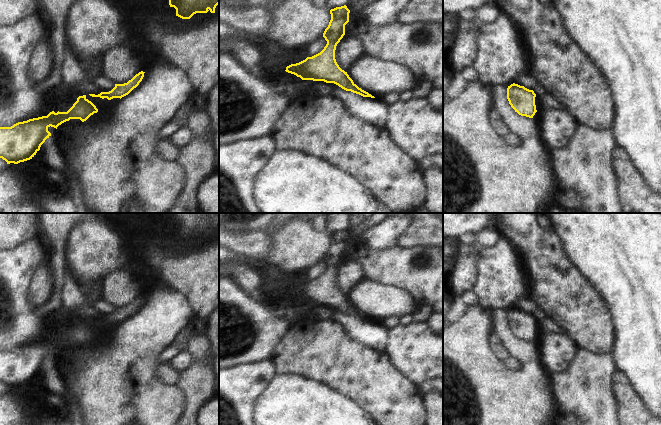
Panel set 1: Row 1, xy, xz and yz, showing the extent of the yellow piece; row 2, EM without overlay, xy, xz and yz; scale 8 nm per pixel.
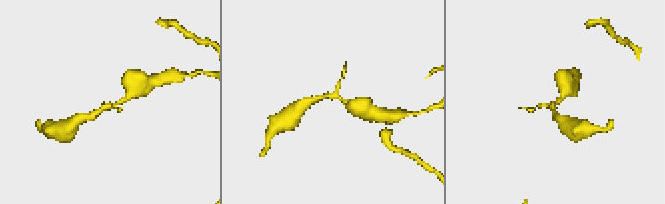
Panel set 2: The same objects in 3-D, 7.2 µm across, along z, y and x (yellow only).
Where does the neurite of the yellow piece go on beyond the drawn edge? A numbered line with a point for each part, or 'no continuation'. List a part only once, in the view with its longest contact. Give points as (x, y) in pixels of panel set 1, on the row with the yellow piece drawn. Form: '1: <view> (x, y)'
no continuation

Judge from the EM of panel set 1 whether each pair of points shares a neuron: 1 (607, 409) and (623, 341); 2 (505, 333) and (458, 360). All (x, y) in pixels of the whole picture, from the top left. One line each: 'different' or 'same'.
1: different
2: same

